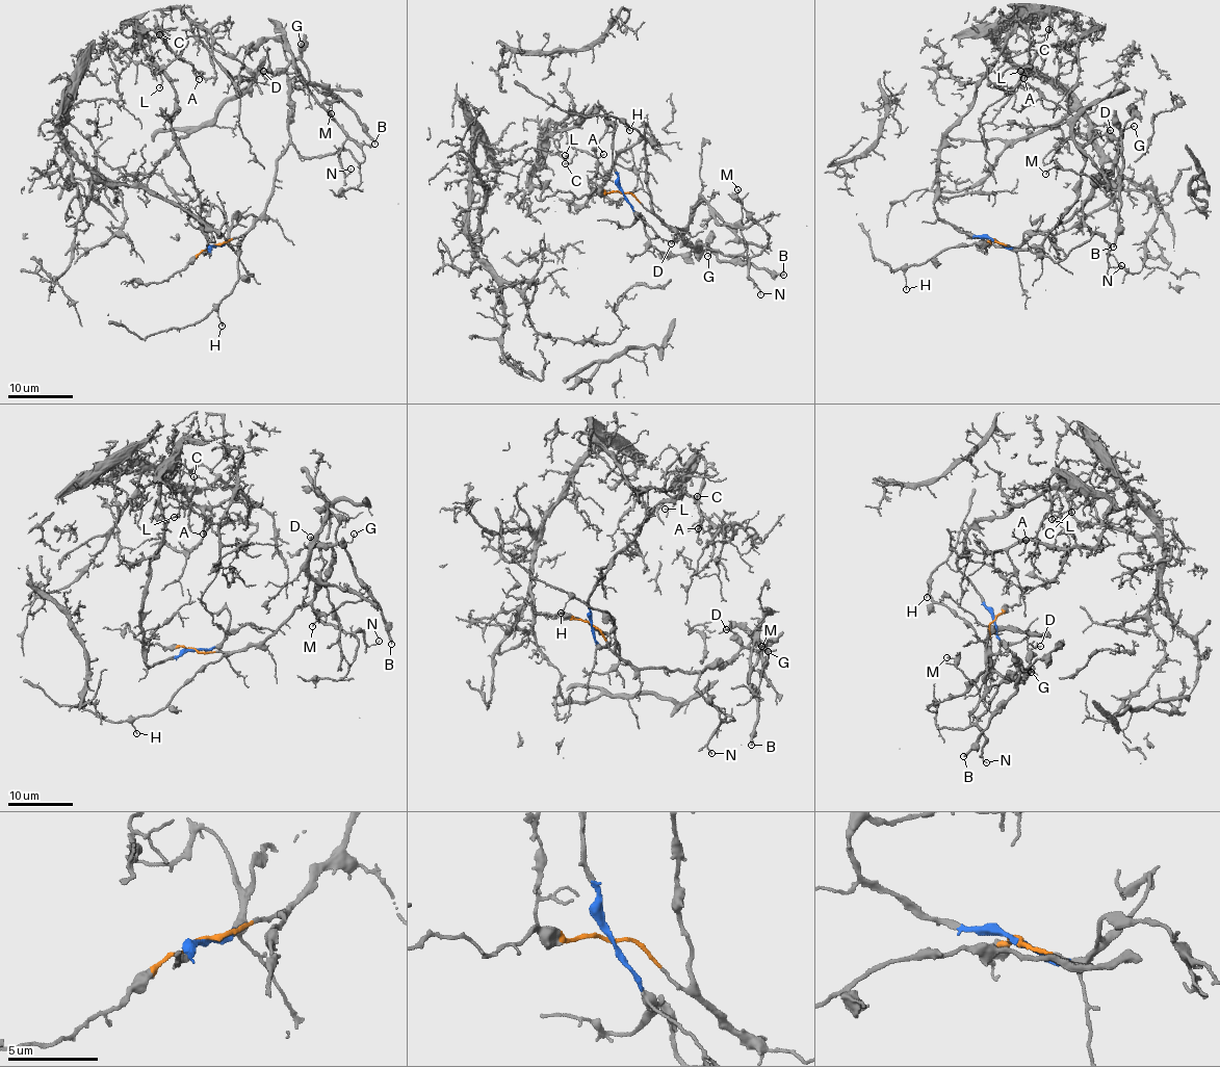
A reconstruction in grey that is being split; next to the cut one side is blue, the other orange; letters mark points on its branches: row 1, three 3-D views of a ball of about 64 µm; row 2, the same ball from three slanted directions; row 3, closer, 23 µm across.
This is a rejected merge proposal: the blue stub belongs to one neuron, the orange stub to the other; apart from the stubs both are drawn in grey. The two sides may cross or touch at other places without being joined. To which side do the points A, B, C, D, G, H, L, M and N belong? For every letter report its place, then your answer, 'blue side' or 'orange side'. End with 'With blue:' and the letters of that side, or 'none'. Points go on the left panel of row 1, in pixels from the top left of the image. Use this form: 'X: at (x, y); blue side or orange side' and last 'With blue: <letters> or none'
A: at (199, 79); blue side
B: at (374, 144); orange side
C: at (159, 34); blue side
D: at (263, 71); orange side
G: at (301, 44); orange side
H: at (222, 326); orange side
L: at (159, 87); blue side
M: at (331, 113); orange side
N: at (351, 168); orange side
With blue: A, C, L

